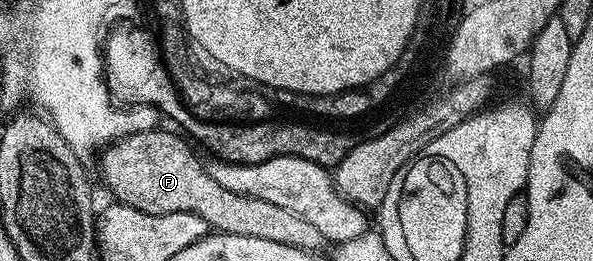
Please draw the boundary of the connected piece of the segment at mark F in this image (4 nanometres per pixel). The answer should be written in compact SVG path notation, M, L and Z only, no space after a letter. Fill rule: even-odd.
M138 129L111 142L110 151L102 155L102 179L115 195L113 198L140 213L195 215L203 218L215 232L251 235L284 245L290 211L280 209L270 201L232 193L230 189L224 189L224 185L212 181L205 164L198 161L186 145L187 140L182 139L168 131Z

